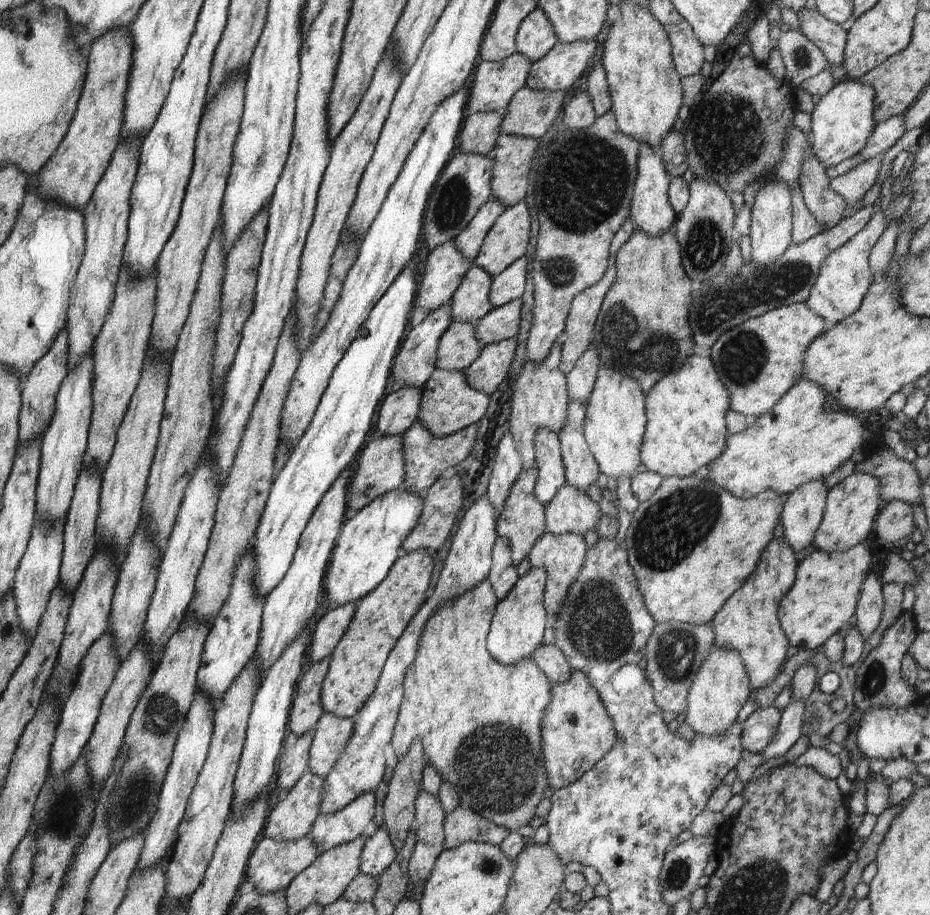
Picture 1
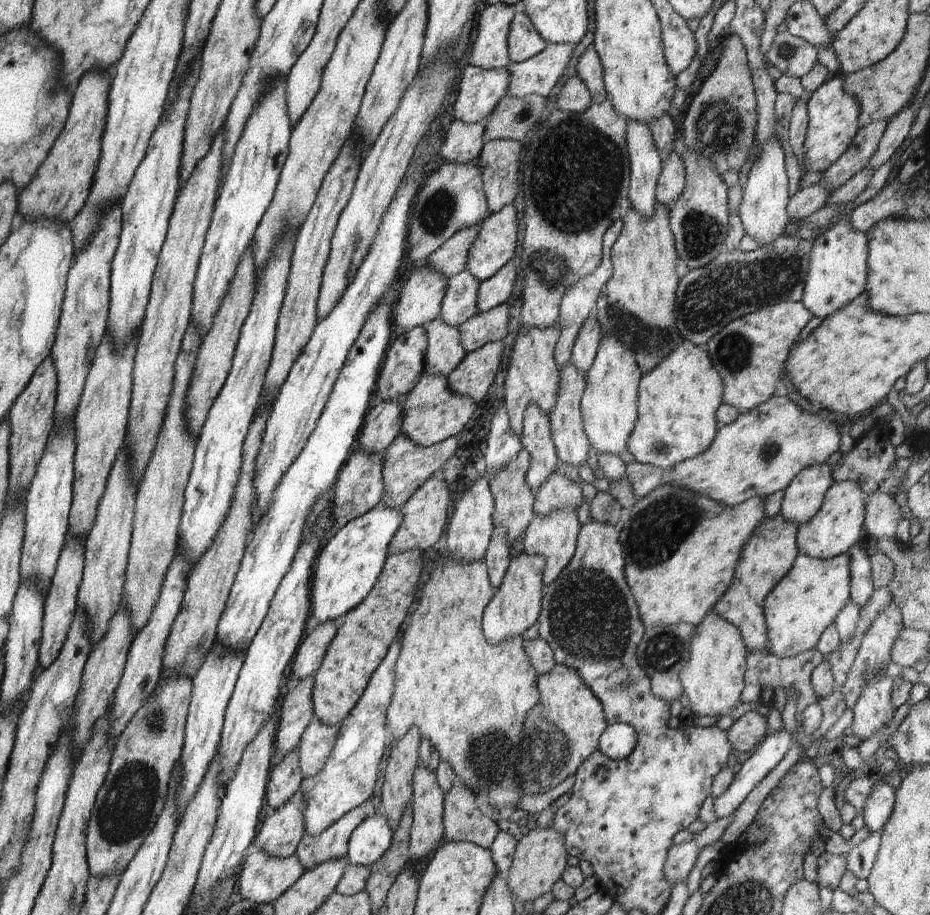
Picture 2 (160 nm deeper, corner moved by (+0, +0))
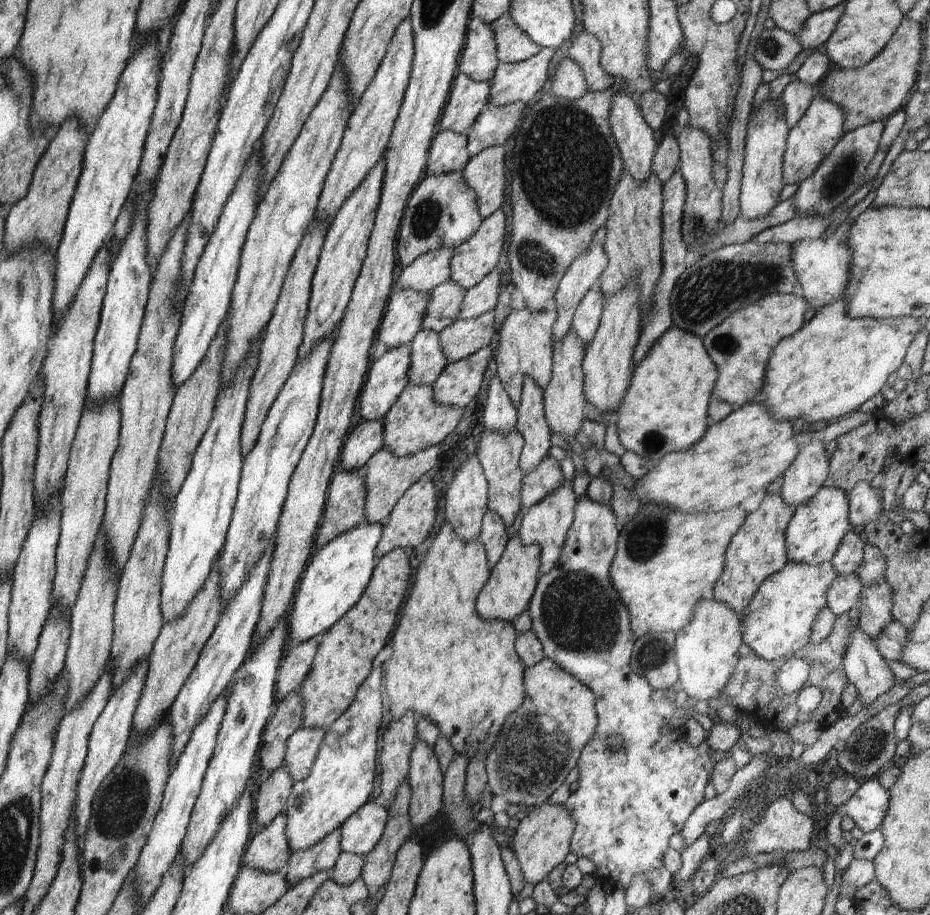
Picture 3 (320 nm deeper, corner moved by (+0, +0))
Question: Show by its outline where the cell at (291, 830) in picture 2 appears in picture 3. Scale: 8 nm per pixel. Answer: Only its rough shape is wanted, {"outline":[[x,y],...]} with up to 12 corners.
{"outline":[[280,813],[248,844],[242,866],[265,873],[286,869],[292,850]]}

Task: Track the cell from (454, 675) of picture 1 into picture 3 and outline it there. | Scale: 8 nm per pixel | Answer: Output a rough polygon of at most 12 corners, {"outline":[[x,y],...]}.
{"outline":[[446,521],[383,690],[468,760],[525,697],[512,623],[484,620],[482,541]]}

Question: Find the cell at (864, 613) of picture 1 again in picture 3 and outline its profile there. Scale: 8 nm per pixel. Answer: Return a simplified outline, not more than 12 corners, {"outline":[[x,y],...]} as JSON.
{"outline":[[844,535],[831,560],[838,575],[857,576],[864,542]]}

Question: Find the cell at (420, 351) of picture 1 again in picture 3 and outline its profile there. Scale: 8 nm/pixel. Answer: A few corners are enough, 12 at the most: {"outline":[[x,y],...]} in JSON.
{"outline":[[410,345],[370,364],[356,404],[382,420],[409,383]]}

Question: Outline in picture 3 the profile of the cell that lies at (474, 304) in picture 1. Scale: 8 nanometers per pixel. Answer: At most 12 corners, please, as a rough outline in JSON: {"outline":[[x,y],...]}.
{"outline":[[433,288],[421,329],[439,333],[458,319],[466,291]]}

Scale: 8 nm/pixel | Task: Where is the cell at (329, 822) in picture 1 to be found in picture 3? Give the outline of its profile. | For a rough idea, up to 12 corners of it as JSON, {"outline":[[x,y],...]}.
{"outline":[[341,828],[308,850],[292,852],[283,871],[289,888],[330,872],[342,851]]}

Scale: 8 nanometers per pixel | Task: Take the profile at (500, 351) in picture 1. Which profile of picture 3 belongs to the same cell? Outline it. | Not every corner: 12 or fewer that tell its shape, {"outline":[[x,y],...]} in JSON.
{"outline":[[489,347],[448,363],[431,386],[441,405],[464,408],[482,388]]}

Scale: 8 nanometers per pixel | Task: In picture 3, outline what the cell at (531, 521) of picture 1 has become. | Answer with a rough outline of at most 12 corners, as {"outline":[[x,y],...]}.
{"outline":[[484,427],[476,455],[487,508],[512,525],[522,510],[520,432]]}

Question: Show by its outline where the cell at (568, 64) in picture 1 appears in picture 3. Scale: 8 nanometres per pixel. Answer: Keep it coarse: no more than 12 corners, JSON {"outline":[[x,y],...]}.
{"outline":[[555,49],[500,63],[487,102],[530,102],[546,84]]}

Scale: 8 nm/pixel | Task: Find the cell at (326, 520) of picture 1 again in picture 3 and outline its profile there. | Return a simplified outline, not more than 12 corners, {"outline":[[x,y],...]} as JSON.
{"outline":[[282,620],[235,672],[179,850],[186,870],[254,780]]}

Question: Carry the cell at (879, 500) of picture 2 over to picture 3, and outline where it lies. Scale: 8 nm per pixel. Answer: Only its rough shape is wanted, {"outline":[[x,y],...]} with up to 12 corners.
{"outline":[[858,481],[847,493],[849,523],[875,521],[882,508],[875,488]]}

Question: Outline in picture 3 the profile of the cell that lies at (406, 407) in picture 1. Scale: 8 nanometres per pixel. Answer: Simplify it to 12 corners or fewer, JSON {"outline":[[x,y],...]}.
{"outline":[[383,418],[347,435],[337,470],[363,471],[383,448]]}

